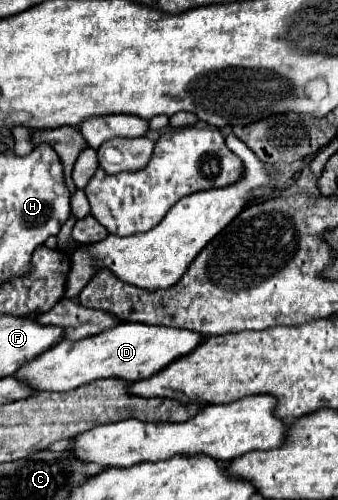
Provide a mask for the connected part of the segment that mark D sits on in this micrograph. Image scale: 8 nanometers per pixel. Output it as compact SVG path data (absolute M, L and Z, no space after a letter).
M118 323L116 327L94 337L86 337L80 341L58 341L42 355L24 363L16 375L24 385L32 387L34 391L70 391L74 387L82 387L104 377L116 377L134 383L152 377L174 359L188 355L202 339L202 335L186 329L146 323Z

